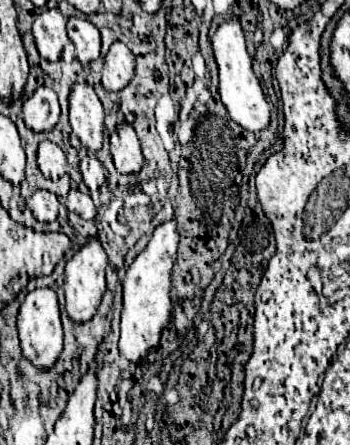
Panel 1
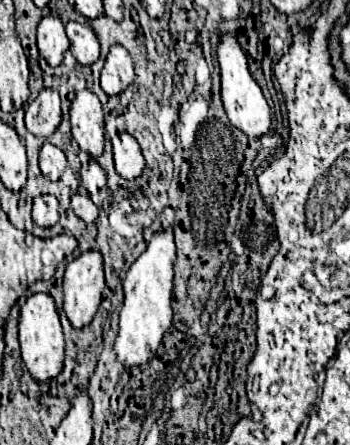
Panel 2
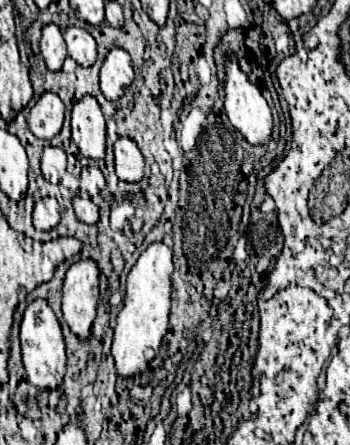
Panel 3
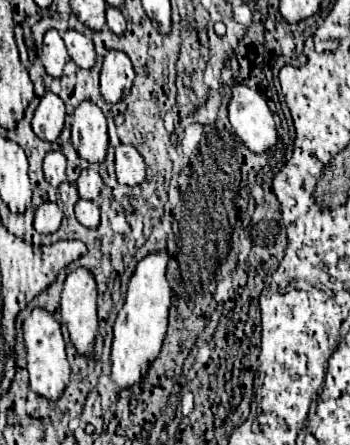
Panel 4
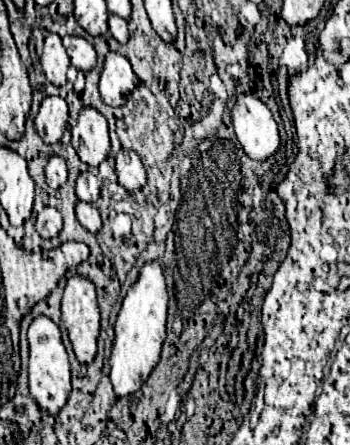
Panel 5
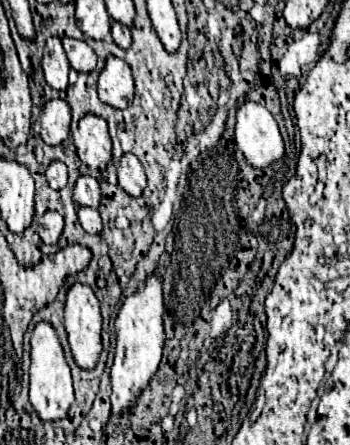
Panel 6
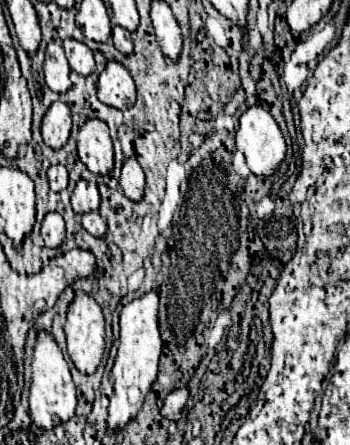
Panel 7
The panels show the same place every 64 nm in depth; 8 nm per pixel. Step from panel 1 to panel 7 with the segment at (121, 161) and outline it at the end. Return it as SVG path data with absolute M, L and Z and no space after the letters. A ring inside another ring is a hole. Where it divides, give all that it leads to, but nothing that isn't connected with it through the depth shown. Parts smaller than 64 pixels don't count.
M128 158L122 166L122 174L120 174L120 188L124 192L126 198L138 202L144 196L144 172L140 168L140 164L136 162L136 158Z

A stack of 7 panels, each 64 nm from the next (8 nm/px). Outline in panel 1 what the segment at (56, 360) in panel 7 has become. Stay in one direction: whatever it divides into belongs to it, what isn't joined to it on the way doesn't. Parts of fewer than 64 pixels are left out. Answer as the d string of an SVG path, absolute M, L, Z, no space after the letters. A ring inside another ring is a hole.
M36 288L28 292L18 312L18 332L20 332L20 346L24 358L28 358L40 370L54 368L62 352L62 322L60 322L60 310L54 290Z

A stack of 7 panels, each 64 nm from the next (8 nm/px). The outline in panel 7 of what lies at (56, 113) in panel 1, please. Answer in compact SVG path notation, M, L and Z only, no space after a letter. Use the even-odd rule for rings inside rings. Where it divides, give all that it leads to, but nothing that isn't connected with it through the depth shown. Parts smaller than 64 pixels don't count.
M54 102L42 120L44 144L48 144L52 150L62 148L68 142L70 128L72 128L72 118L68 104Z

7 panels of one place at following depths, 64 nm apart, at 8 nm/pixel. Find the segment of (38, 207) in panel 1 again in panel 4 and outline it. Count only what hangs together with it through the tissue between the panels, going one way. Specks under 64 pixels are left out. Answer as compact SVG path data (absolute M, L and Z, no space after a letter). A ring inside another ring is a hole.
M44 202L34 216L34 228L40 234L54 234L60 228L62 212L54 202Z

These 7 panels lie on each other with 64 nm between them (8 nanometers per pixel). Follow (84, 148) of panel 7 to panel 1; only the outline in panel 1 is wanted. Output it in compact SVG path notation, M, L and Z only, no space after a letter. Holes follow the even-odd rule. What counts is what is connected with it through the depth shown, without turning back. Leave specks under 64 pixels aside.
M76 84L70 94L70 124L82 146L90 152L102 148L104 138L104 108L94 88Z

